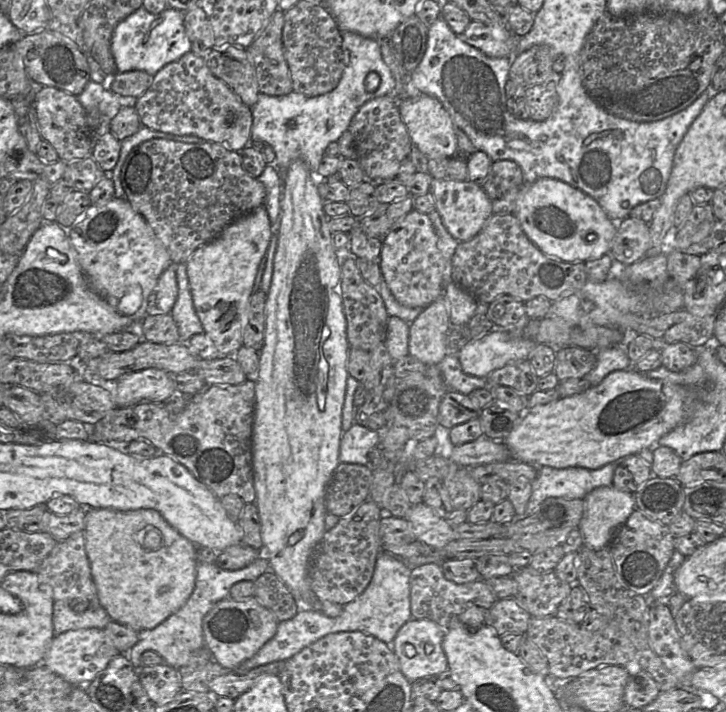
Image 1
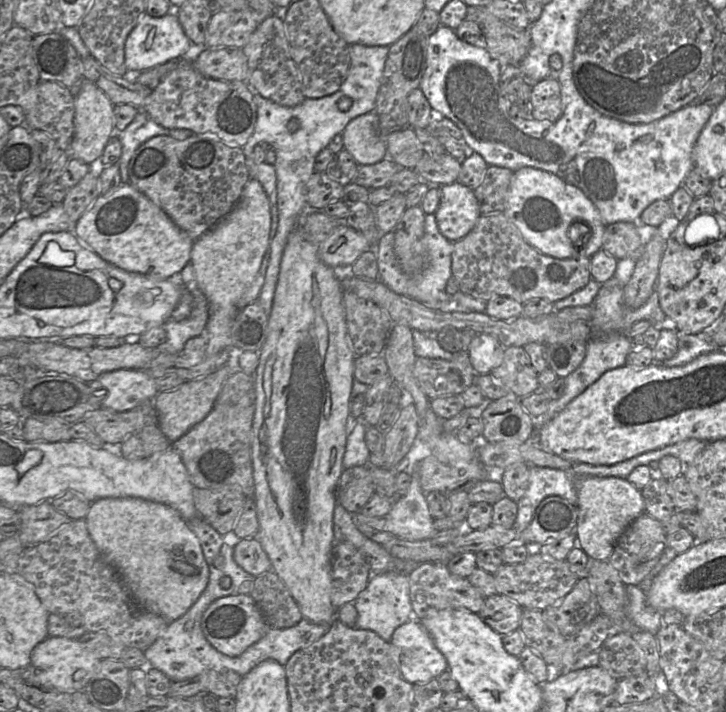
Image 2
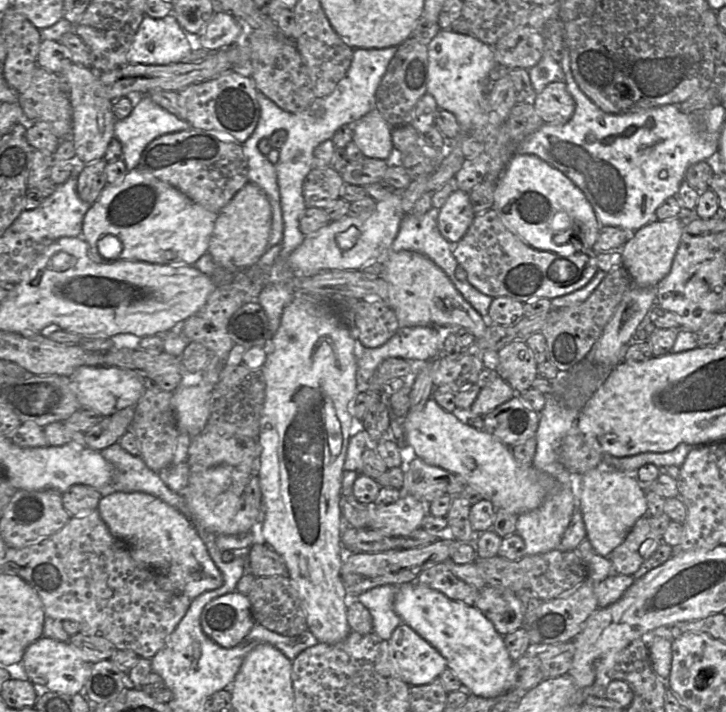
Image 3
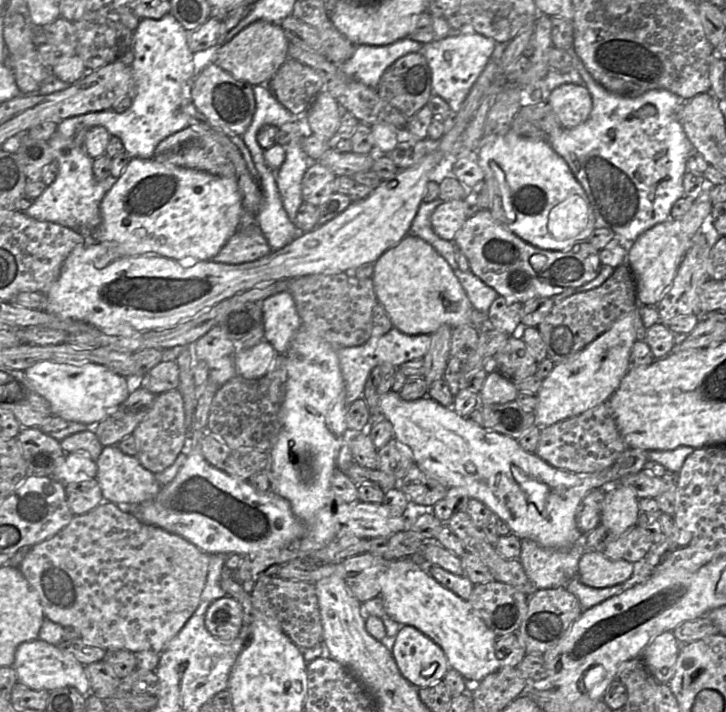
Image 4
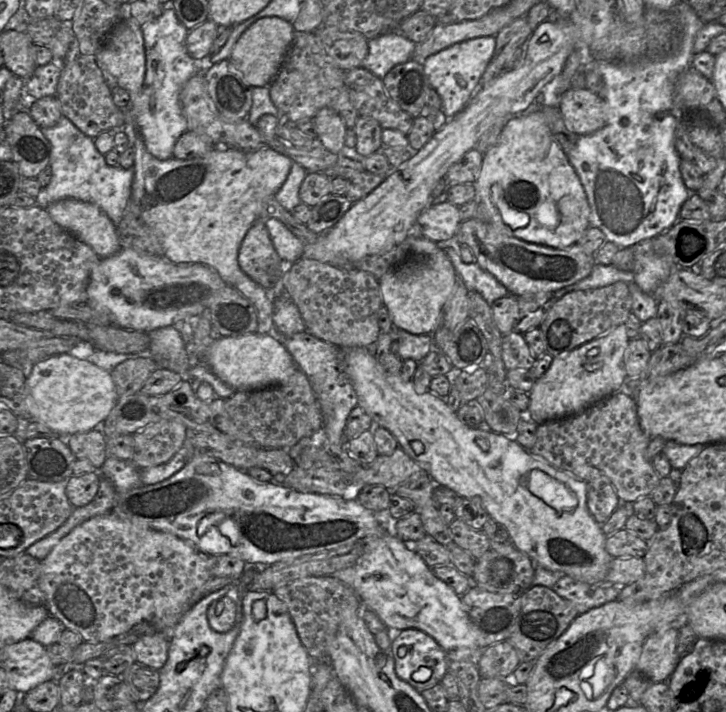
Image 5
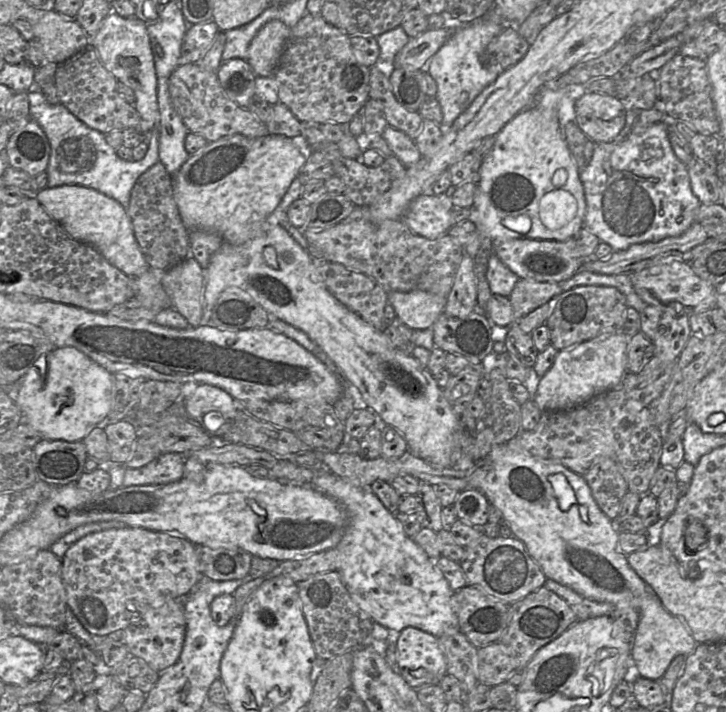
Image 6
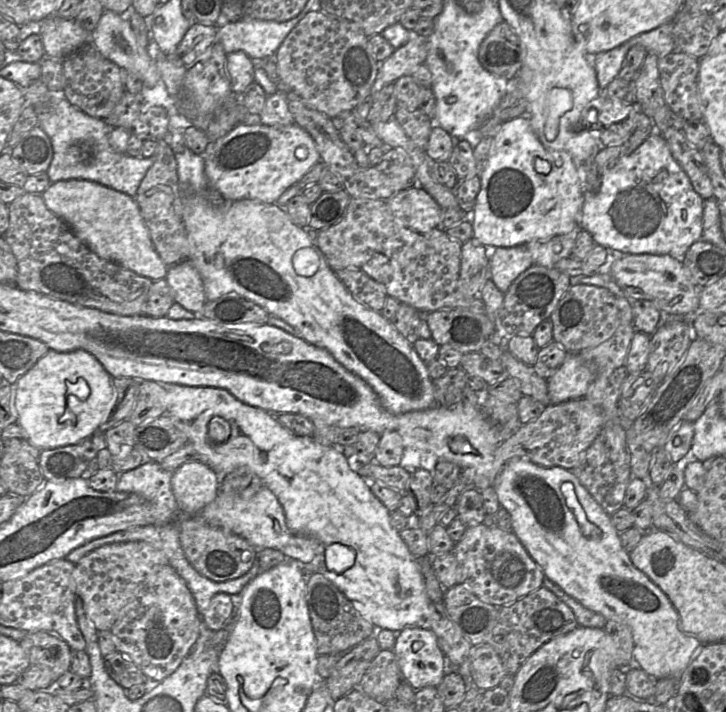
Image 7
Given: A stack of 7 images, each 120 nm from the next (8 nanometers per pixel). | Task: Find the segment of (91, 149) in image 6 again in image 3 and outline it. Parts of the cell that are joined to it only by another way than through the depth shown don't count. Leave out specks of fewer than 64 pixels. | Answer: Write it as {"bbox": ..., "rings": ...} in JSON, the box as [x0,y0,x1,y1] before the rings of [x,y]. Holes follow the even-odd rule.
{"bbox":[8,170,92,243],"rings":[[[77,170],[66,182],[57,185],[54,193],[44,198],[33,210],[23,210],[8,231],[26,235],[36,243],[51,243],[62,237],[80,237],[85,214],[92,204],[84,202],[77,194]]]}

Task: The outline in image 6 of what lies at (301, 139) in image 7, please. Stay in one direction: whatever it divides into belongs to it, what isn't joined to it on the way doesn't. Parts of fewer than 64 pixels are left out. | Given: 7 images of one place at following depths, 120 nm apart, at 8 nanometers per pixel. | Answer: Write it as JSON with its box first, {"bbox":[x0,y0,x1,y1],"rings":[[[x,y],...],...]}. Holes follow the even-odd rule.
{"bbox":[172,134,306,245],"rings":[[[235,134],[208,142],[172,176],[180,217],[189,231],[214,232],[224,242],[242,245],[277,208],[306,161],[292,139],[281,135],[248,138]]]}

